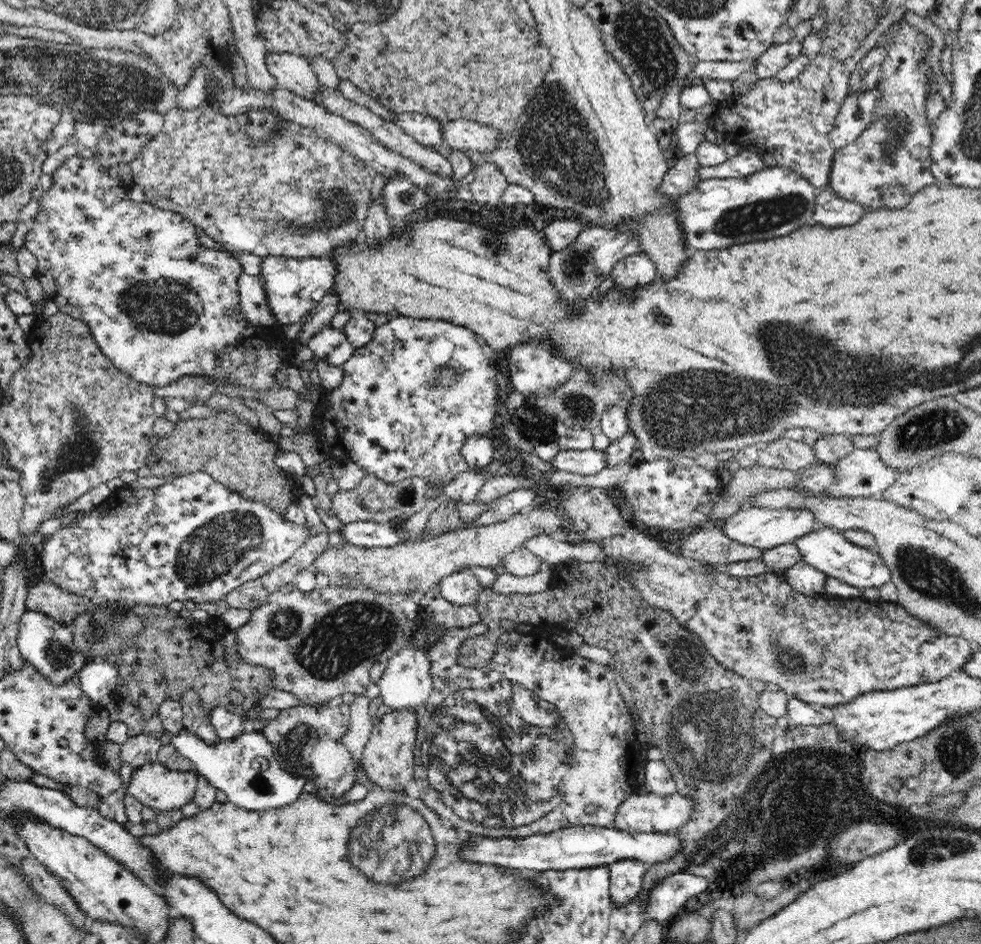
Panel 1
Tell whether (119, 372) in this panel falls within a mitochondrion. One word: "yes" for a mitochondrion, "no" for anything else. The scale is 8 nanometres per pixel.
no

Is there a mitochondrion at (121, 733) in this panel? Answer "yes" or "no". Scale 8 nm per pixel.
no

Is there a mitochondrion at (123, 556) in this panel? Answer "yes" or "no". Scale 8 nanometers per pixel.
no

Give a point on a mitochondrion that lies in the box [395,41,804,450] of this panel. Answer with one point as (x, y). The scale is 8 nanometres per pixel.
(557, 146)

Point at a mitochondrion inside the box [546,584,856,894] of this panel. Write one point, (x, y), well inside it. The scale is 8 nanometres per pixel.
(705, 757)

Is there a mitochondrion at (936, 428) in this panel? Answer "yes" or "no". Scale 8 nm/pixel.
yes

